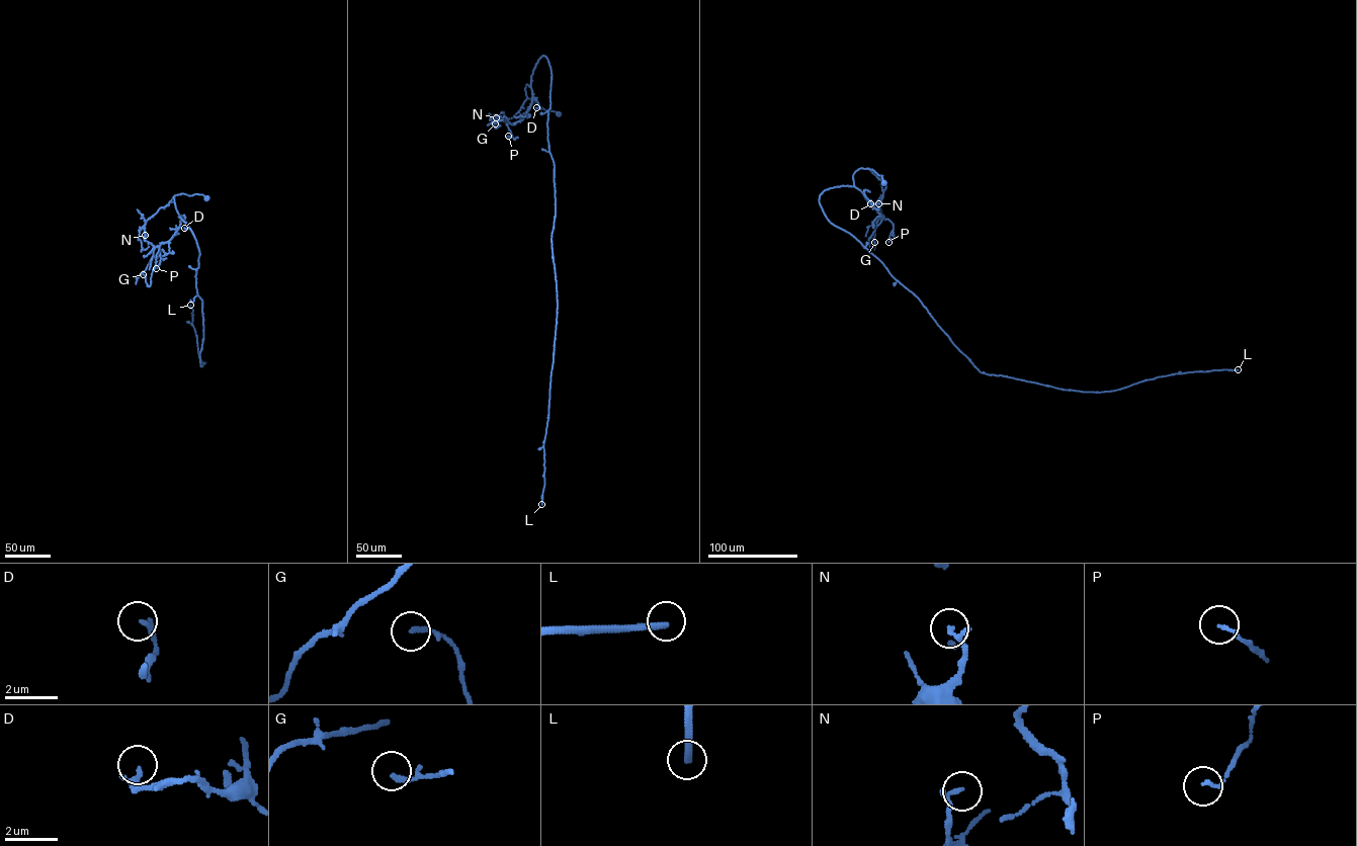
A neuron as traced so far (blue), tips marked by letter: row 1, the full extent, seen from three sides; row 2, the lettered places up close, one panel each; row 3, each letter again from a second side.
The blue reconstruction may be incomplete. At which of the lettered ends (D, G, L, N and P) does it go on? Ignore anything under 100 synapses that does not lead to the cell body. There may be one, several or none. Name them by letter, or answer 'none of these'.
L

